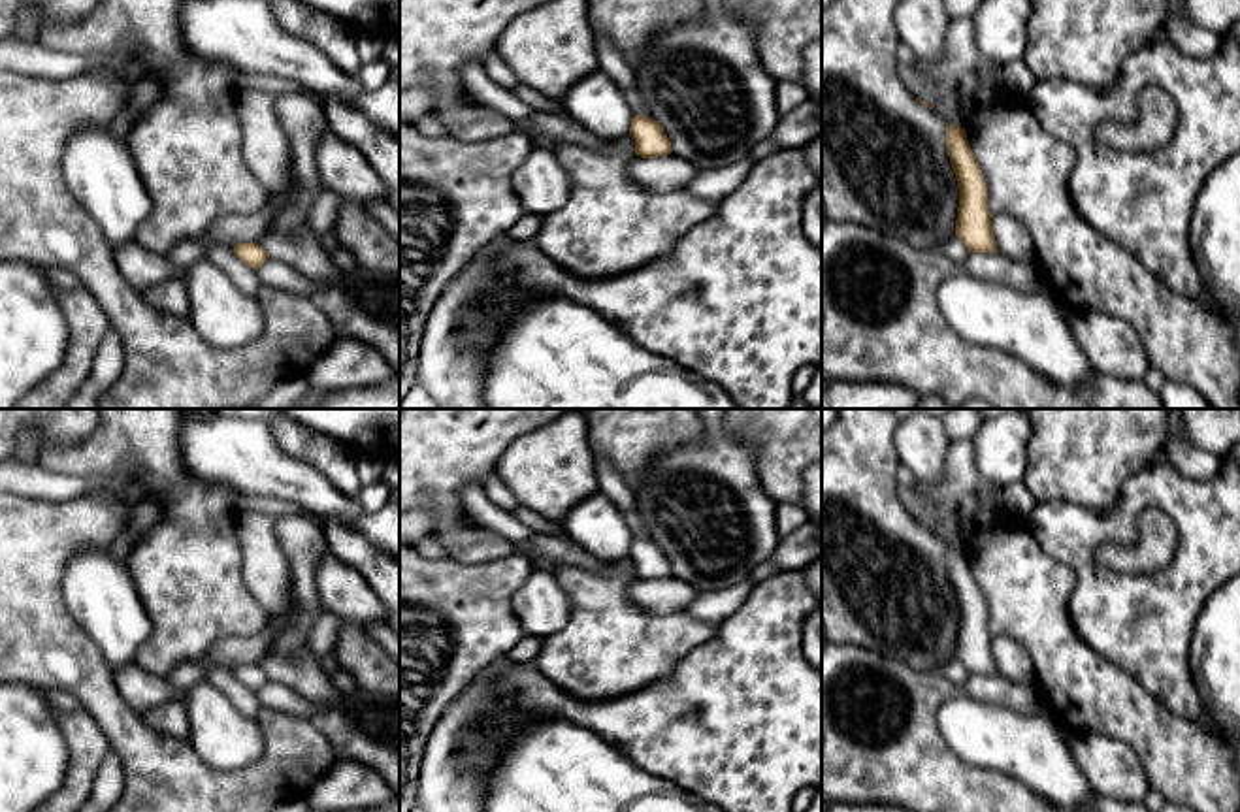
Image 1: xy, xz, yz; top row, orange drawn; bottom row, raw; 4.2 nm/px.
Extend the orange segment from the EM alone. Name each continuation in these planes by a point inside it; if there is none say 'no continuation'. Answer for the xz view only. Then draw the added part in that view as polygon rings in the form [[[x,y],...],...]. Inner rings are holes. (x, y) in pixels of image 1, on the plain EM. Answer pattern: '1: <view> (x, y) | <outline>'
no continuation

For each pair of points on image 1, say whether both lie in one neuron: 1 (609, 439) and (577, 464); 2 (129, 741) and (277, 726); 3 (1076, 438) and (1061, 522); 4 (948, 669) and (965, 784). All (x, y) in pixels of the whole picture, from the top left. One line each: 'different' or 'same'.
1: different
2: same
3: different
4: different

